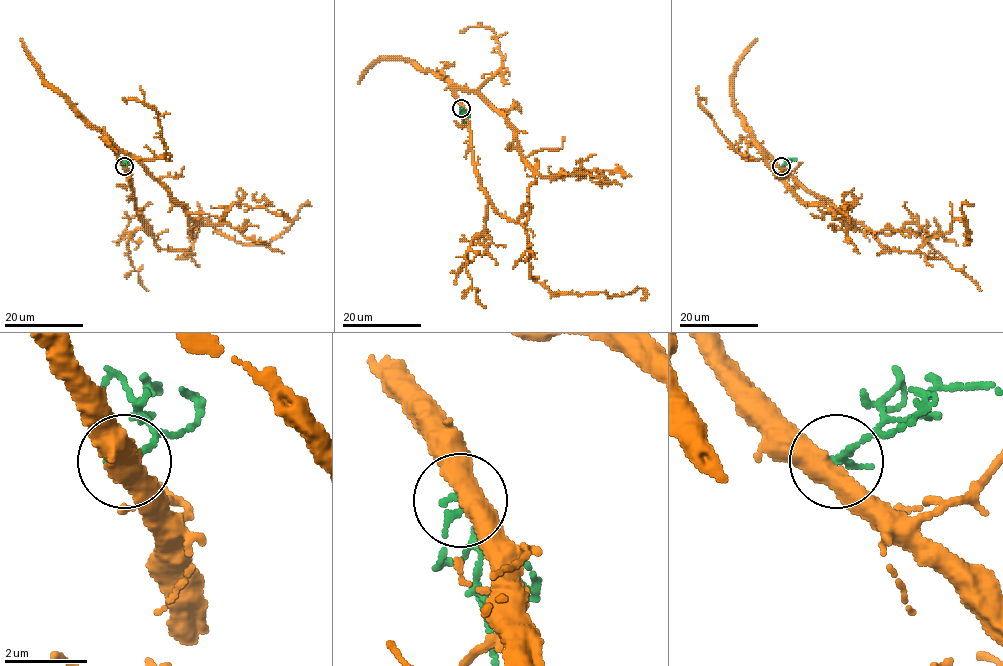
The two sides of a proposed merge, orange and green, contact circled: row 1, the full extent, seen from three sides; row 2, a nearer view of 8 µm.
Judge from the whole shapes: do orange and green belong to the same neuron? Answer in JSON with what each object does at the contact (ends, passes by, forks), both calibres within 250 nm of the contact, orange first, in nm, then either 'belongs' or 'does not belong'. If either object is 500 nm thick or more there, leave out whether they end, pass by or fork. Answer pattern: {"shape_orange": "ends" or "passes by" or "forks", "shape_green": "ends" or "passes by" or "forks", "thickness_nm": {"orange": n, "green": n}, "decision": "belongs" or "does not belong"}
{"thickness_nm": {"orange": 500, "green": 200}, "decision": "belongs"}

